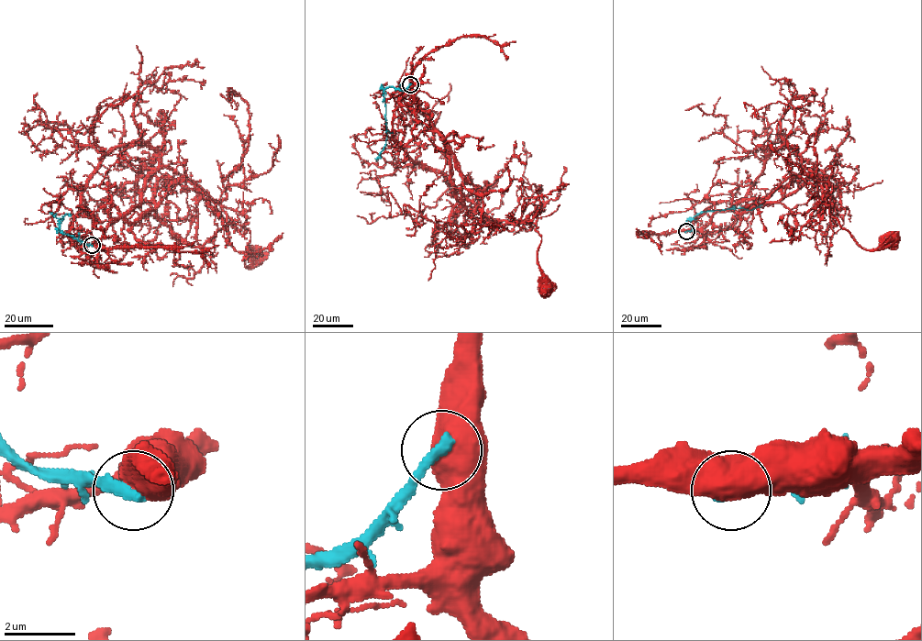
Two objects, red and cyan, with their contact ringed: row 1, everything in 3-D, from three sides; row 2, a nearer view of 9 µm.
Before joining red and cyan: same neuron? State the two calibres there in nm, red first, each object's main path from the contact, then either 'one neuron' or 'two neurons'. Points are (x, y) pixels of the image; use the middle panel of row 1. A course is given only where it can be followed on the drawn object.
800/380 nm | red via (410, 84), (462, 179), (467, 209), (536, 225), (547, 289) | cyan via (410, 84), (403, 90), (387, 87), (383, 93), (386, 139), (377, 160) | two neurons

